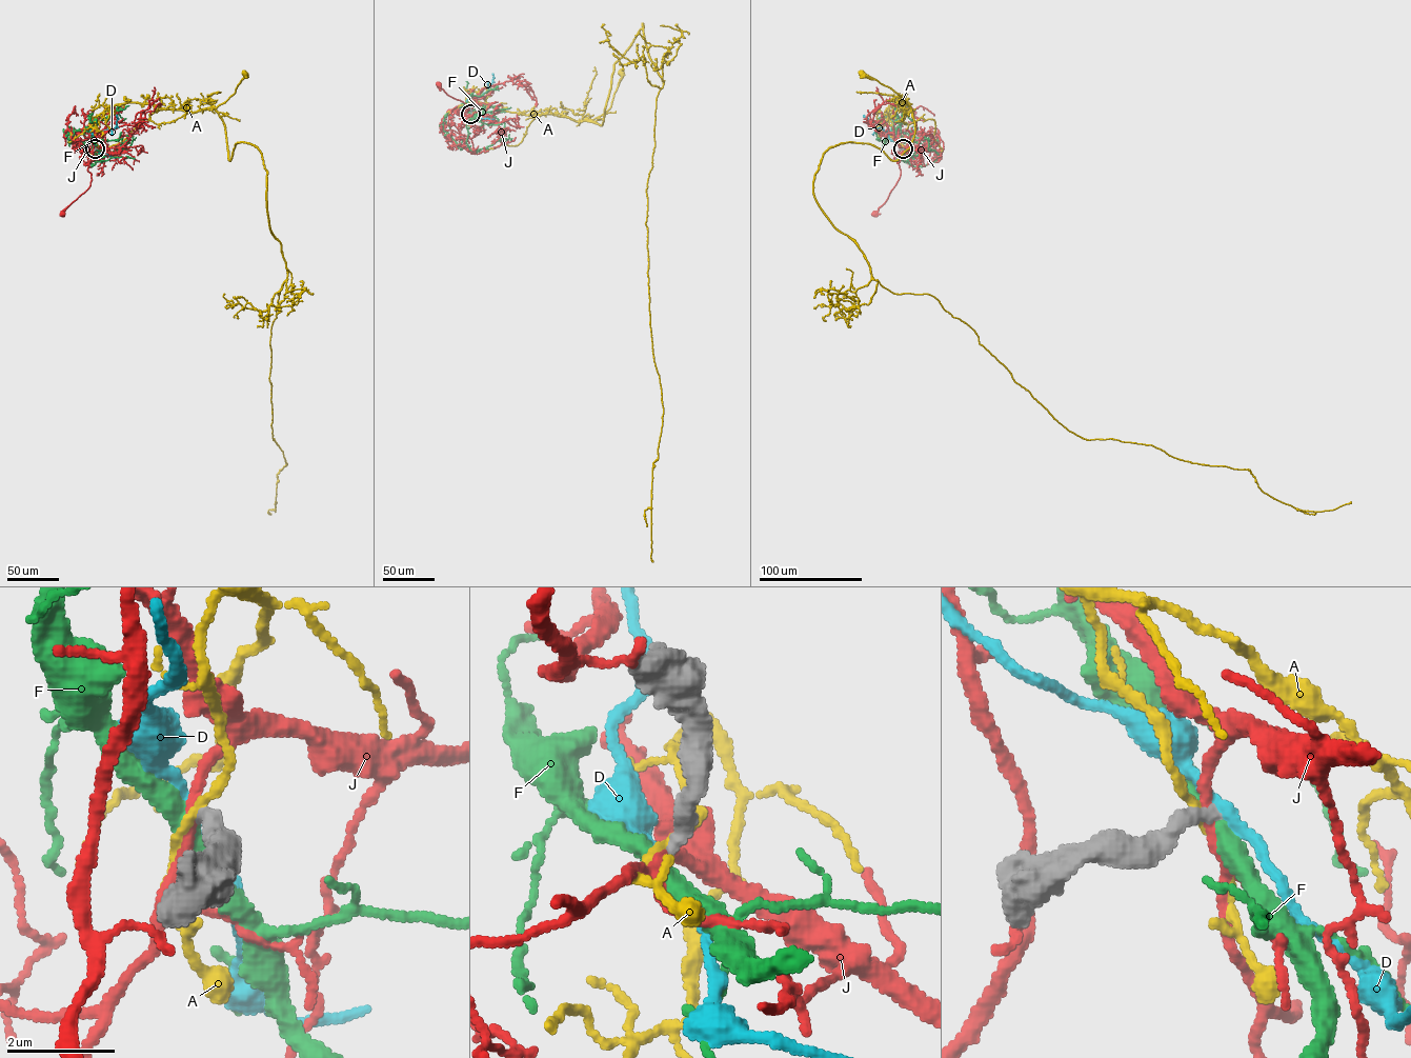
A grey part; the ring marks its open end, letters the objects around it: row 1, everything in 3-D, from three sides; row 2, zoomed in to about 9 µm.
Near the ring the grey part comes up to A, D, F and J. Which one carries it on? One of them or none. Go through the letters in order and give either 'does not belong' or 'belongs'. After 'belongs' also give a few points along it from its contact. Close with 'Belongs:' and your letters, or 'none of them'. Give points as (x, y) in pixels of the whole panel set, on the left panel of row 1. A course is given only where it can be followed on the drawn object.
A: does not belong
D: does not belong
F: does not belong
J: does not belong
Belongs: none of them

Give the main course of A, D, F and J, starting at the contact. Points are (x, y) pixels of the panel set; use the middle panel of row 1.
A: (470, 113), (470, 99), (474, 98), (506, 112), (562, 114), (577, 121), (592, 120), (610, 107), (621, 72)
D: (470, 114), (472, 102), (469, 98), (476, 99), (487, 91), (492, 75)
F: (470, 114), (476, 117), (466, 125), (466, 142), (470, 150), (485, 148), (501, 139), (508, 139), (508, 135)
J: (470, 114), (467, 107), (464, 111), (467, 111), (464, 103), (448, 96), (439, 85)

